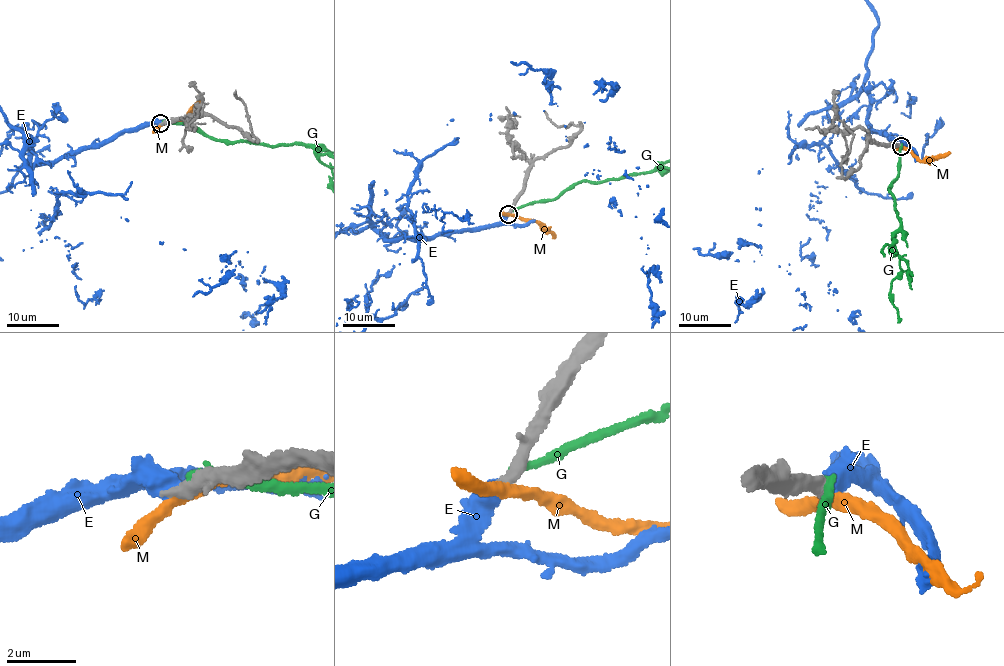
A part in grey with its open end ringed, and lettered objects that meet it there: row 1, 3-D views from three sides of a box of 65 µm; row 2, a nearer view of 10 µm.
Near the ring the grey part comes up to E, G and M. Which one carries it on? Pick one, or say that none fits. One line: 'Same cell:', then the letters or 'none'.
Same cell: E

